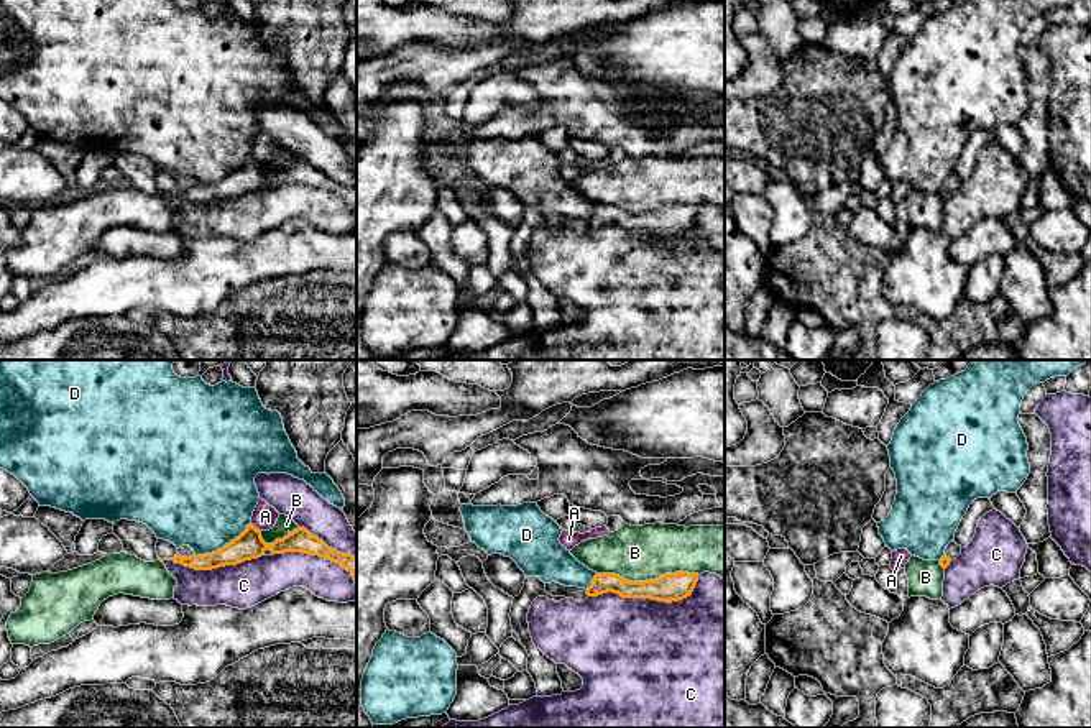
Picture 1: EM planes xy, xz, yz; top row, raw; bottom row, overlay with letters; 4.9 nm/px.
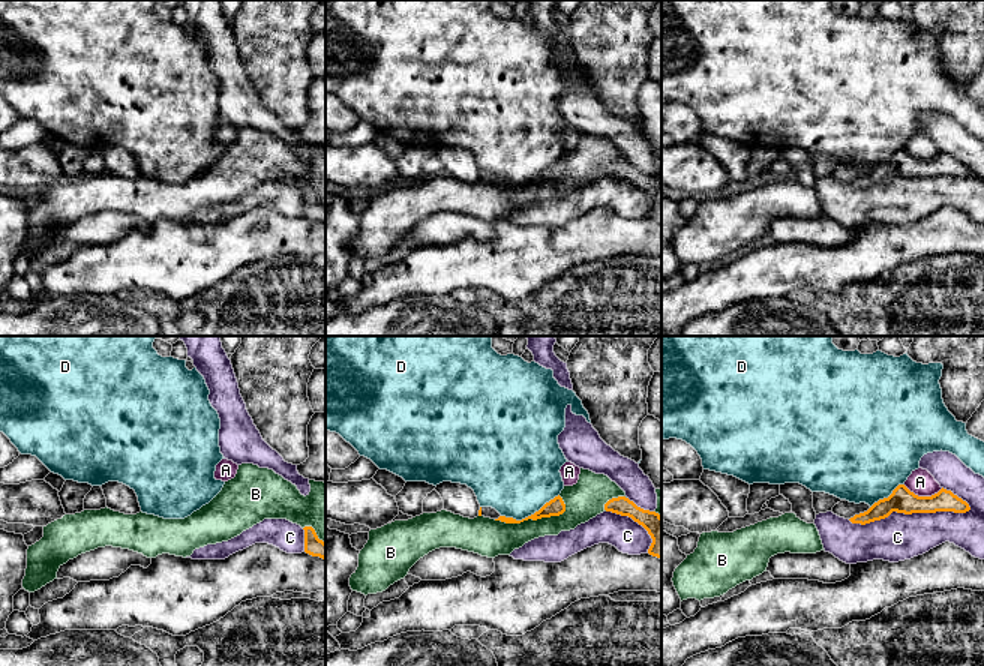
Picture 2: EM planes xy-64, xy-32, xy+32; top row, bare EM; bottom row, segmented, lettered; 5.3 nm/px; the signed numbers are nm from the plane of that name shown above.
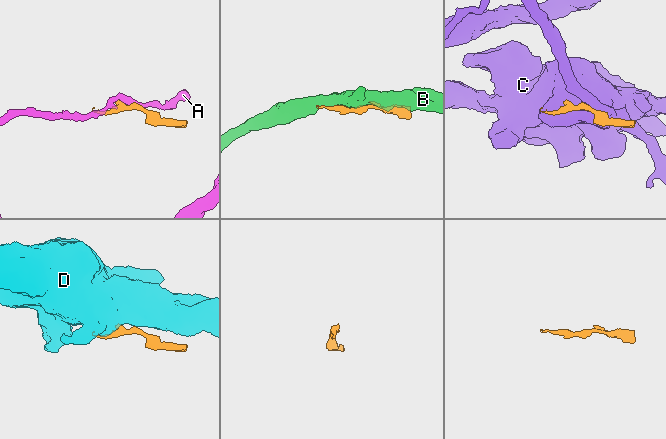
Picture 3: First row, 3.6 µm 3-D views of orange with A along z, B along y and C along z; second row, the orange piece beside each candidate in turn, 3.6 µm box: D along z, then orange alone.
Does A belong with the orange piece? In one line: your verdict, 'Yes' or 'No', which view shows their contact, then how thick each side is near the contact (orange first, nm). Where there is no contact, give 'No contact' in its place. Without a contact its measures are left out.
No. Touches orange in xy. Thickness 140 nm (orange) against 120 nm

